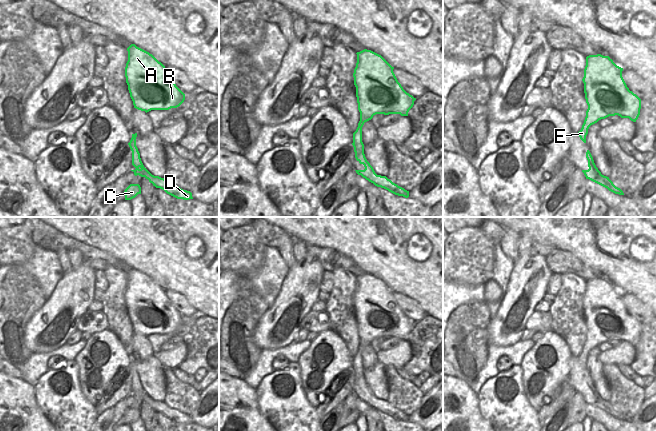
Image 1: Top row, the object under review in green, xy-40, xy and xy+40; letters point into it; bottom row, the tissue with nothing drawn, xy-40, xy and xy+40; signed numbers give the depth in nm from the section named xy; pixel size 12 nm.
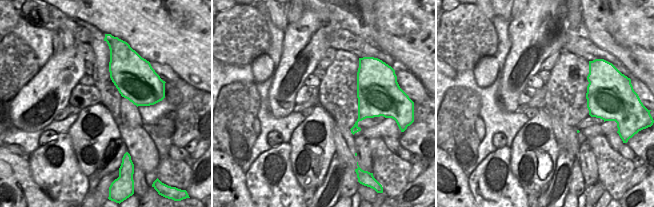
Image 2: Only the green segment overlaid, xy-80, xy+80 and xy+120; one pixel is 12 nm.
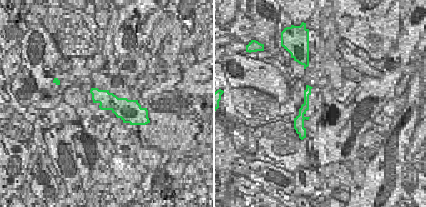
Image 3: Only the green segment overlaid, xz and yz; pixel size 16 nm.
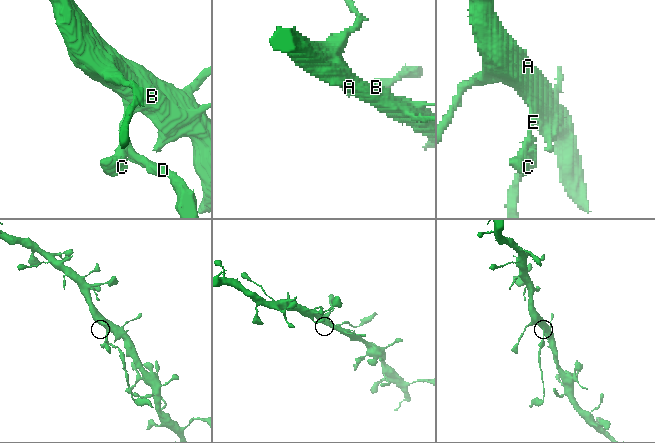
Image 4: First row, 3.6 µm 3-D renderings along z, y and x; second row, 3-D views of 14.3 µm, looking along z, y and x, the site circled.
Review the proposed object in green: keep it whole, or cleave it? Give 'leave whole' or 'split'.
leave whole

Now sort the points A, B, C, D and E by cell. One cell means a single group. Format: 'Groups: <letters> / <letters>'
Groups: A B C D E

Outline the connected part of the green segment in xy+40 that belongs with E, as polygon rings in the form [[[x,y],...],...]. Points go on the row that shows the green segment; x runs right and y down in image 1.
[[[597,54],[586,57],[582,81],[588,109],[578,132],[584,143],[589,127],[601,119],[615,115],[633,122],[638,119],[641,99],[629,90],[622,71],[623,68],[617,66],[609,56]]]

